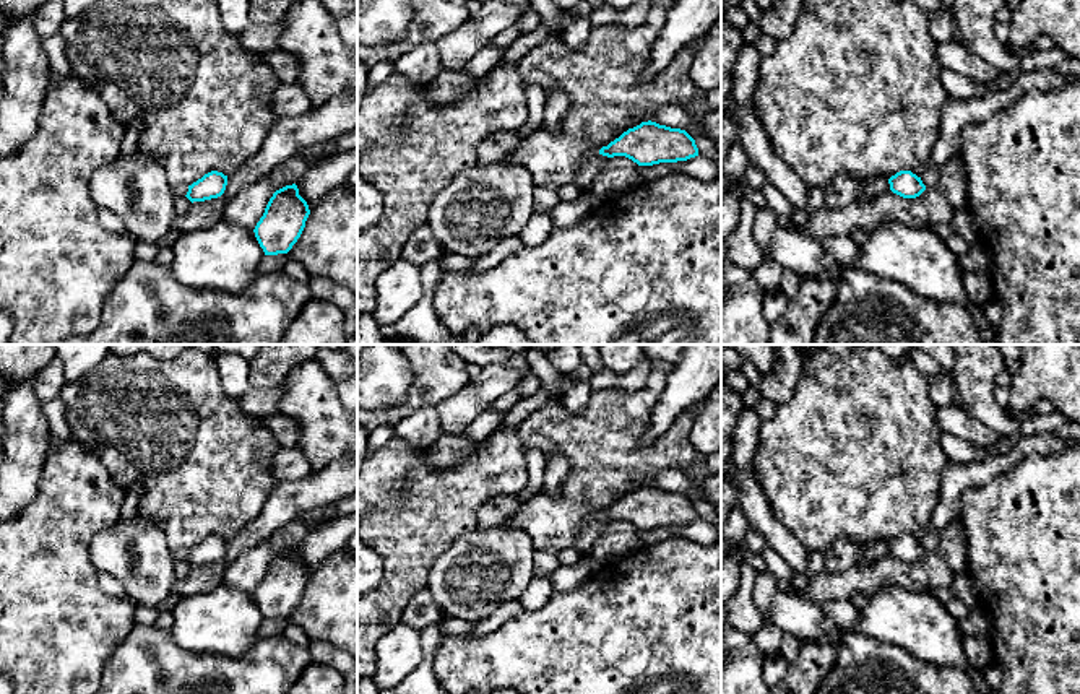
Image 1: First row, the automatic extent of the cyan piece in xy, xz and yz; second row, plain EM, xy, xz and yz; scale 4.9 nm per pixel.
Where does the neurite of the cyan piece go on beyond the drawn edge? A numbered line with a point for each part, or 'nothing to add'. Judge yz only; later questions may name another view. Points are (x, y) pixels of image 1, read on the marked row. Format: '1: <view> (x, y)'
nothing to add

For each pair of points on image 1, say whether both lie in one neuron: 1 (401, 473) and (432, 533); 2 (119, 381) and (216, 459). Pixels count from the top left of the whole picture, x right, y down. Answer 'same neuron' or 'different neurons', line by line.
1: same neuron
2: same neuron

